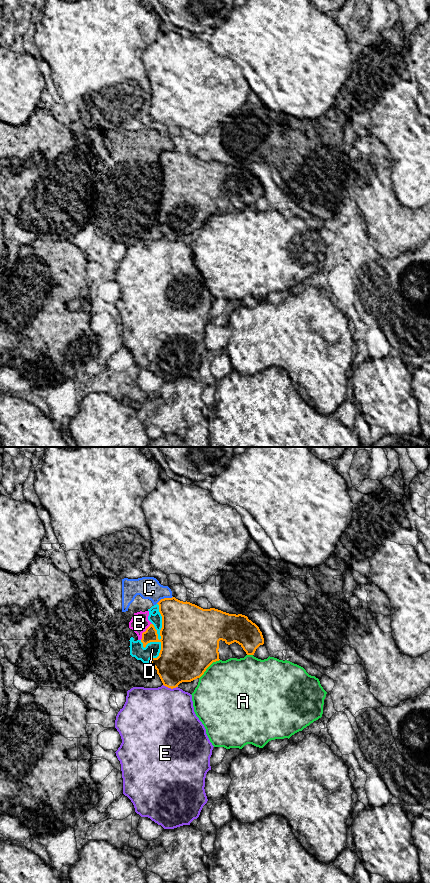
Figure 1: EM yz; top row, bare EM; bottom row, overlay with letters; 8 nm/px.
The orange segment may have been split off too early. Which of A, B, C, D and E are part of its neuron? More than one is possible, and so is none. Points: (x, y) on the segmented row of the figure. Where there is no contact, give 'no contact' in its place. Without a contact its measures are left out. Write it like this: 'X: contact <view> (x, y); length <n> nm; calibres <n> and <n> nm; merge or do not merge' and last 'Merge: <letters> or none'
A: contact yz (208, 666); length 220 nm; calibres 460 and 480 nm; do not merge
B: contact yz (145, 631); length 160 nm; calibres 260 and 150 nm; do not merge
C: contact yz (164, 598); length 150 nm; calibres 340 and 180 nm; do not merge
D: contact yz (160, 635); length 500 nm; calibres 480 and 120 nm; do not merge
E: contact yz (170, 687); length 120 nm; calibres 360 and 480 nm; do not merge
Merge: none

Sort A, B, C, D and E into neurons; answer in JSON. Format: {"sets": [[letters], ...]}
{"sets": [["A"], ["B", "C", "D"], ["E"]]}

